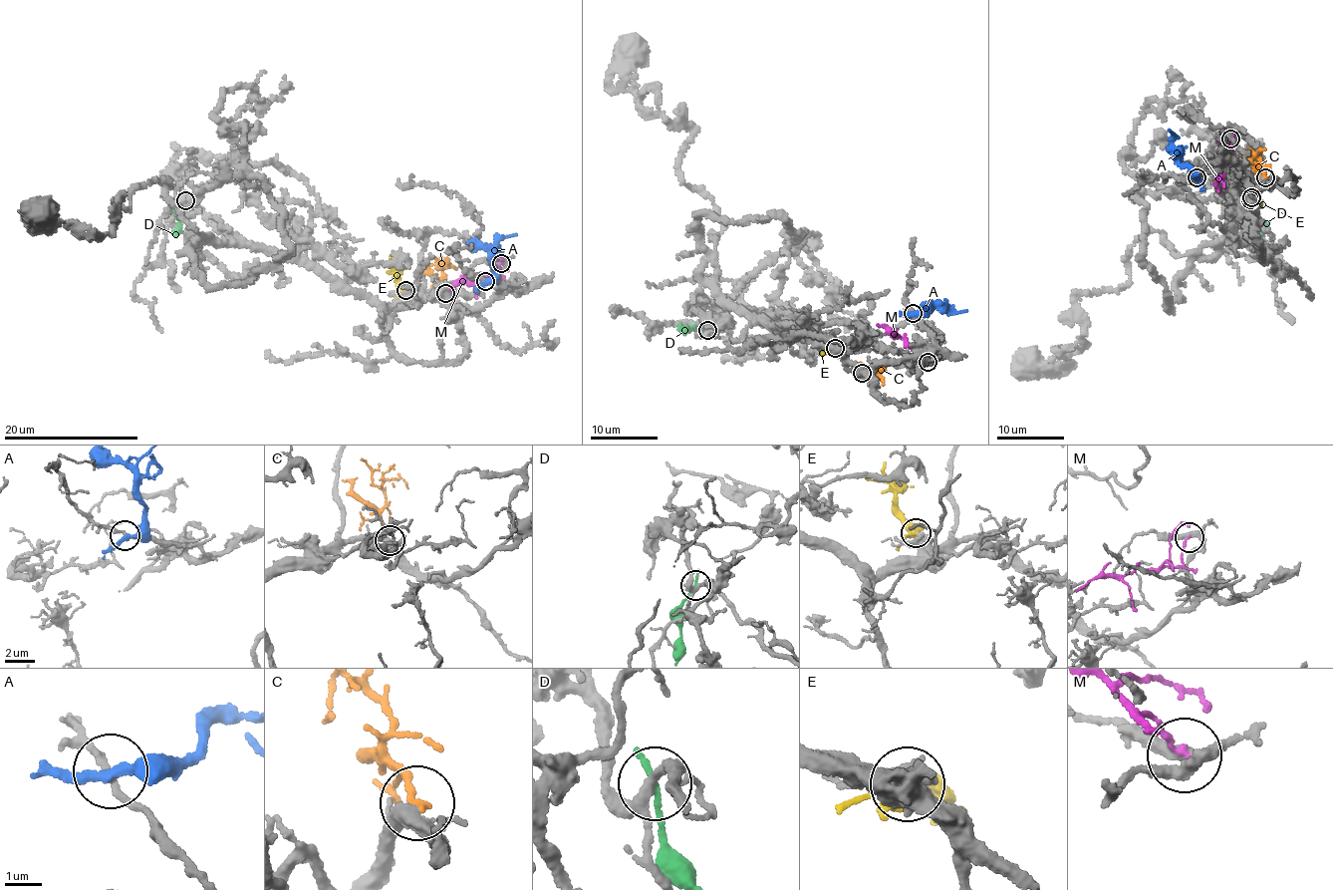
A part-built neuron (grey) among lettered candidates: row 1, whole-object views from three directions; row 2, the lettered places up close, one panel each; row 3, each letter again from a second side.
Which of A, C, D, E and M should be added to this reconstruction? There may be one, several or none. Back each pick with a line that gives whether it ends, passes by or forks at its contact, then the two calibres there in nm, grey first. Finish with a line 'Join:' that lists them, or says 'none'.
Join: none

